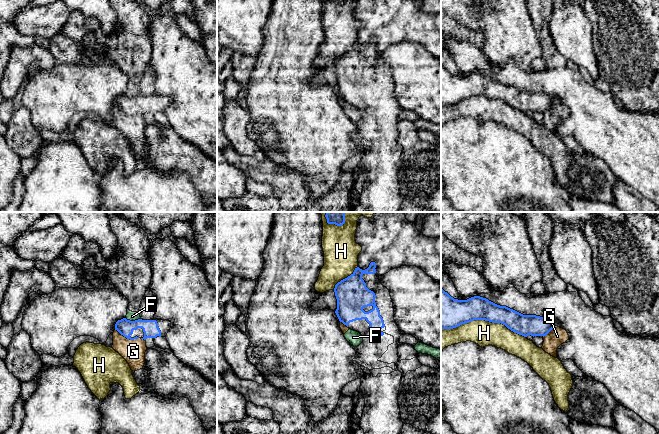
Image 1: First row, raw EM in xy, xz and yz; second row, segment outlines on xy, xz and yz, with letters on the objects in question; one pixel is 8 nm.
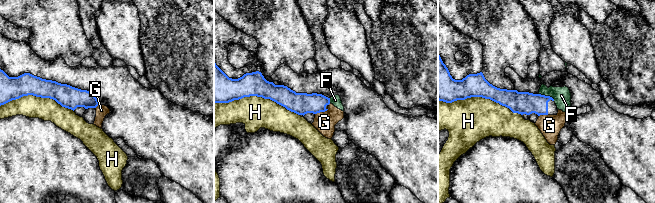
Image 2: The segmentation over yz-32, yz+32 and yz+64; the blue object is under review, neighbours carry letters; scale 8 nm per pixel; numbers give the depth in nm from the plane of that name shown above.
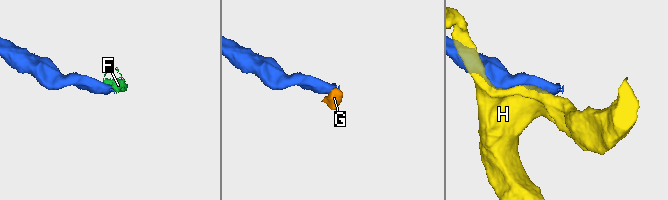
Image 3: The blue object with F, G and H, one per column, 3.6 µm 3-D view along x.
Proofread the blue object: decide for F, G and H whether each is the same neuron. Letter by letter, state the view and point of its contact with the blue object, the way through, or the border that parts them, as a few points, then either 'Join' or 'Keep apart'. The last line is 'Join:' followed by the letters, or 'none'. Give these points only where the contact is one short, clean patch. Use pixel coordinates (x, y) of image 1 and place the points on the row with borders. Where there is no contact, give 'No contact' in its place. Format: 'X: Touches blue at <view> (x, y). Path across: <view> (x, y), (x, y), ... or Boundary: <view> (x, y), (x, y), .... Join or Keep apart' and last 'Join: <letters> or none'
F: Touches blue at xy (133, 321). Boundary: xy (125, 317), (130, 320), (140, 319). Keep apart
G: Touches blue at xy (127, 338). Boundary: xy (115, 329), (127, 338), (138, 338). Keep apart
H: Touches blue at yz (483, 319). Keep apart
Join: none

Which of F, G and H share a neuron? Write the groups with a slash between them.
F G / H

